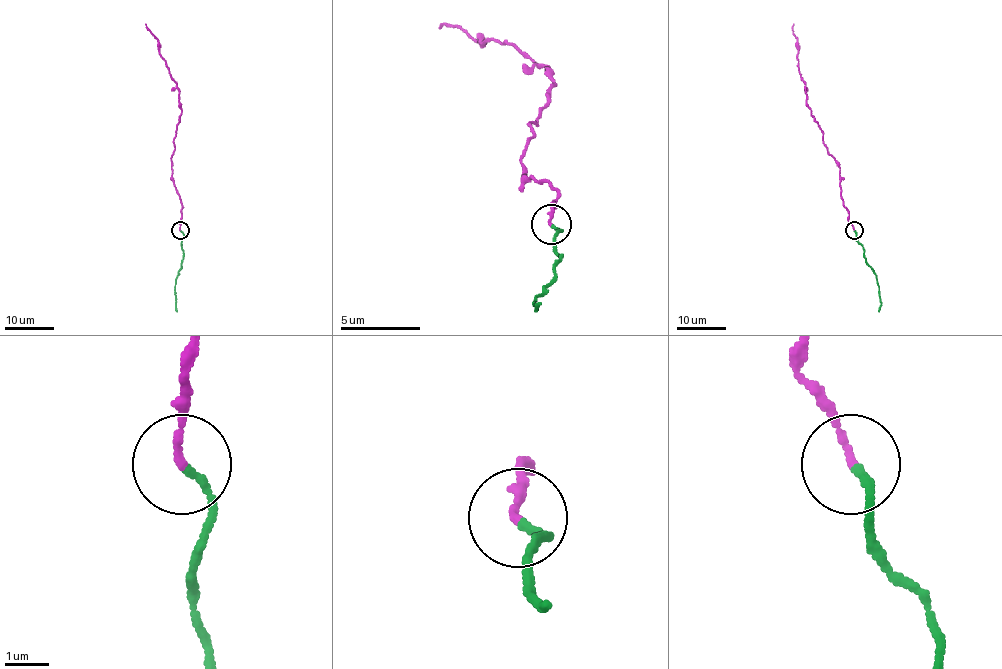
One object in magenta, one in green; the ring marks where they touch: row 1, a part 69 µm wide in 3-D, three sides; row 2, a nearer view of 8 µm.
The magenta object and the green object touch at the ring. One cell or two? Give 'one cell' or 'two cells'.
one cell

